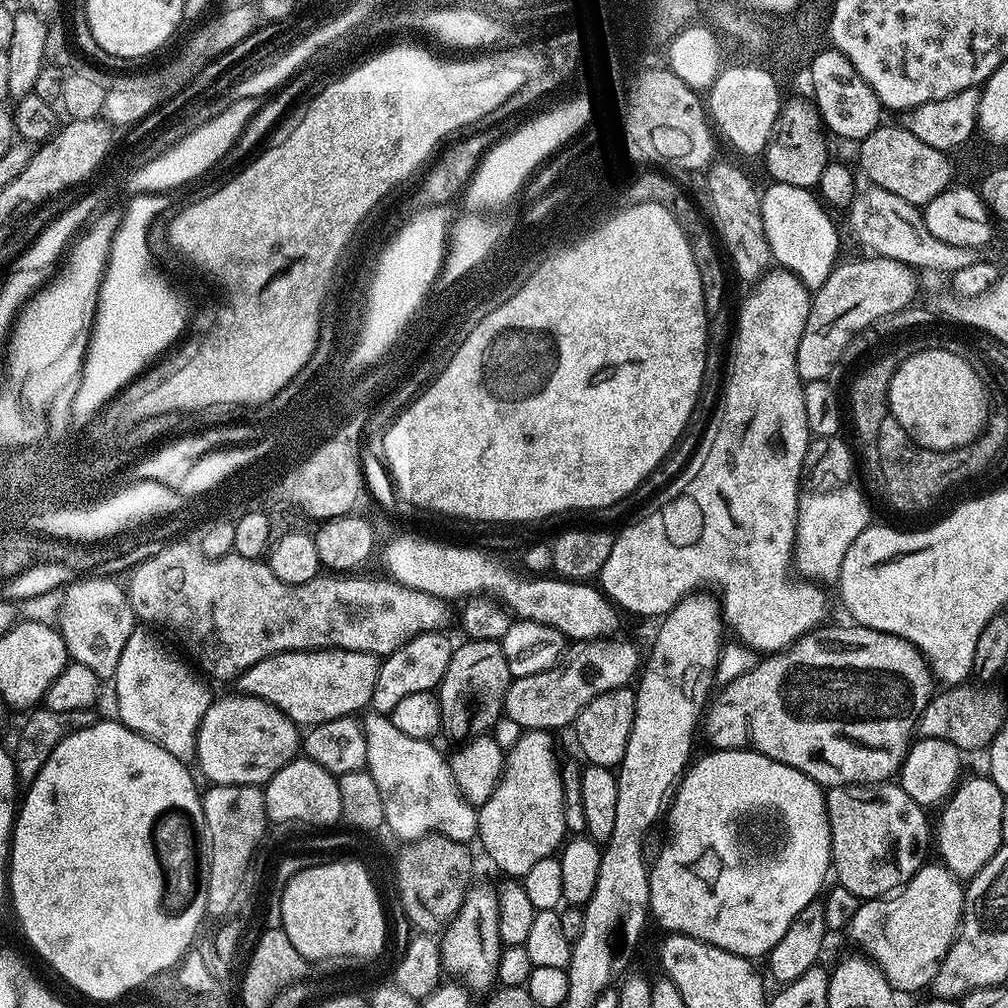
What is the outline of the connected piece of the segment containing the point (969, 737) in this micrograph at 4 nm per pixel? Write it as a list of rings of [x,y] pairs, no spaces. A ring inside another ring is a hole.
[[[960,682],[955,686],[948,686],[941,696],[940,693],[933,695],[926,710],[922,710],[920,715],[918,732],[921,737],[942,738],[965,753],[972,752],[975,748],[984,750],[991,745],[992,739],[1006,722],[1004,700],[994,689],[988,688],[992,686],[975,688],[974,685],[968,683]]]

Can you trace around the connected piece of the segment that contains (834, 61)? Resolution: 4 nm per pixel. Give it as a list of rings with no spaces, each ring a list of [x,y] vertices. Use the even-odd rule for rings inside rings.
[[[831,46],[825,47],[813,57],[810,69],[812,69],[813,92],[811,95],[833,137],[841,136],[844,140],[859,142],[865,136],[869,136],[875,128],[881,127],[882,105],[880,98],[846,54],[836,51]]]

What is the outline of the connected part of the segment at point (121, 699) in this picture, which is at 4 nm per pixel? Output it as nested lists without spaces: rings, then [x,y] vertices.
[[[137,626],[132,631],[122,650],[122,658],[118,660],[114,677],[115,715],[130,730],[140,732],[155,744],[170,750],[174,758],[195,761],[200,723],[212,704],[214,693],[208,689],[209,681],[187,659],[179,660],[154,633],[147,630],[152,631],[144,626]]]

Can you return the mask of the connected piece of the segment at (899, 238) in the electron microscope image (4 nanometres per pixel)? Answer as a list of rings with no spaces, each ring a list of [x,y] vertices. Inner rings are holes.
[[[875,186],[861,191],[852,202],[852,232],[865,244],[869,253],[885,256],[903,264],[909,264],[914,270],[923,270],[928,274],[951,274],[962,270],[965,266],[974,266],[978,259],[975,248],[966,246],[950,246],[934,234],[924,221],[923,211],[917,205],[906,202],[906,198],[898,198],[898,194],[890,194],[890,190],[882,190]]]

